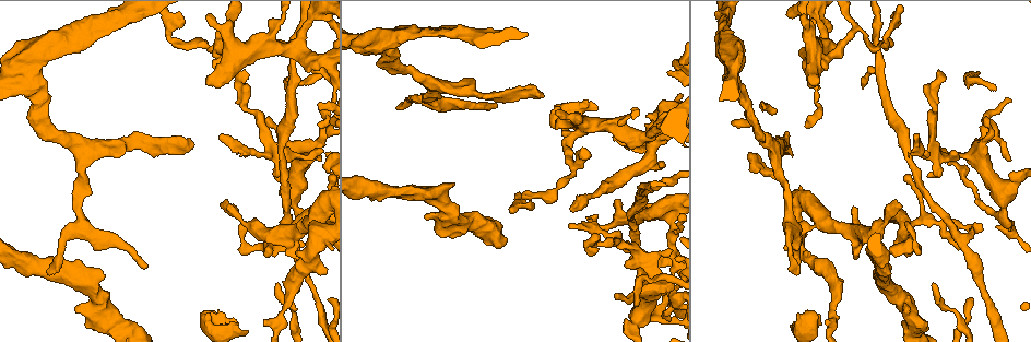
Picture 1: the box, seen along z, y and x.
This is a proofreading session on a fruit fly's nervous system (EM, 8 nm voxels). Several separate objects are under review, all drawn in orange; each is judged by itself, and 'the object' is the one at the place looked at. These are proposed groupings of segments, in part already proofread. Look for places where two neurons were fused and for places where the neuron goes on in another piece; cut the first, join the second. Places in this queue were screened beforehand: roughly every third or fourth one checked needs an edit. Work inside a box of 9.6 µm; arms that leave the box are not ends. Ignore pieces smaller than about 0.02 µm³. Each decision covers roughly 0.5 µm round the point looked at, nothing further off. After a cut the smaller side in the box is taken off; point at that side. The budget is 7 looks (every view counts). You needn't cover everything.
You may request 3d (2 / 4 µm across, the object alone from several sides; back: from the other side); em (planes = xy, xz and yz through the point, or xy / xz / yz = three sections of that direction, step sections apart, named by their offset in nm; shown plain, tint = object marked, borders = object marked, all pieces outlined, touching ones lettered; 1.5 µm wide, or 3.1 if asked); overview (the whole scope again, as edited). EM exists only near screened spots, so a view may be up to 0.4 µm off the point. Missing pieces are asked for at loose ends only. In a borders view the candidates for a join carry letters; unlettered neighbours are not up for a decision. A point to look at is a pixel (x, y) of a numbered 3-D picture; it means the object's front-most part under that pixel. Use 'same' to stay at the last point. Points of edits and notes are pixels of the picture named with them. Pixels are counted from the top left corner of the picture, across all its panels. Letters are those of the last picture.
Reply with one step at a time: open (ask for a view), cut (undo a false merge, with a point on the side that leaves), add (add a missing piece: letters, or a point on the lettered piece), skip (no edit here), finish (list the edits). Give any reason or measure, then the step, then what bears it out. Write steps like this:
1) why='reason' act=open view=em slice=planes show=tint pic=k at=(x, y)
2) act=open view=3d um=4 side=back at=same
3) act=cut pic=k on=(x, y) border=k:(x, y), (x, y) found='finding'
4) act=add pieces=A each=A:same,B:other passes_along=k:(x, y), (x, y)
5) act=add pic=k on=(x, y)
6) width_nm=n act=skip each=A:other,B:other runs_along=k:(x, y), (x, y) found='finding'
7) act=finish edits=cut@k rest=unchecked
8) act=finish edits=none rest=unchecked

why='arms part here' act=open view=3d um=4 pic=1 at=(641, 168)

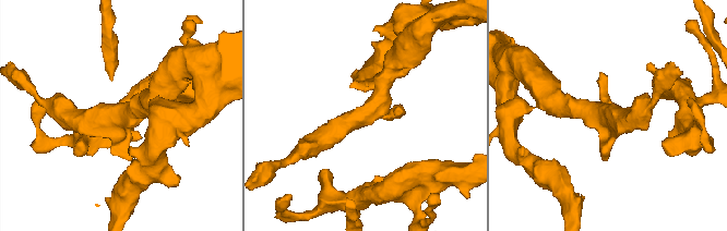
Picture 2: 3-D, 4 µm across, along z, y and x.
act=open view=em slice=planes show=borders pic=2 at=(367, 115)

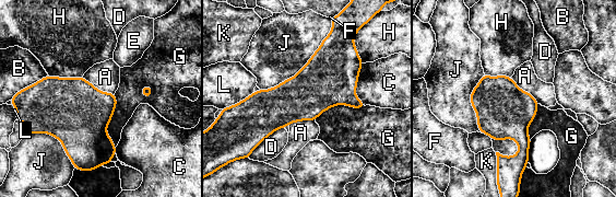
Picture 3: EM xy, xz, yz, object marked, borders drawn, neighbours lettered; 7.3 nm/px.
longest_contact=J:700nm act=skip each=A:other,B:other,C:other,D:other,E:other,F:other,G:other,H:other,J:other,K:other,L:other border=3:(114, 94), (106, 132), (115, 147) found='all the same neuron'

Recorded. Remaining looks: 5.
why='thick end' act=open view=3d um=2 pic=1 at=(102, 274)

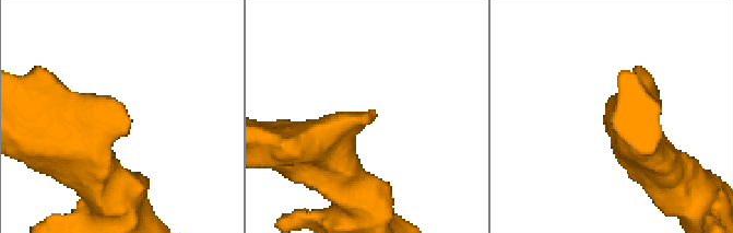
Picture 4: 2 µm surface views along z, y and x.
act=open view=em slice=planes show=tint pic=4 at=(128, 120)

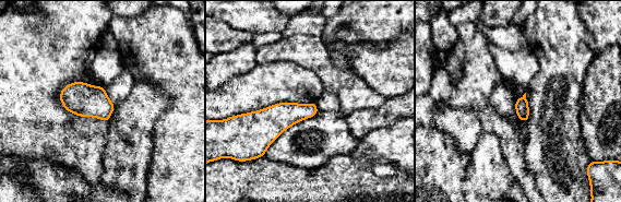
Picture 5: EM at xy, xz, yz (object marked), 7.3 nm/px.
why='see the neighbours' act=open view=em slice=planes show=borders at=same

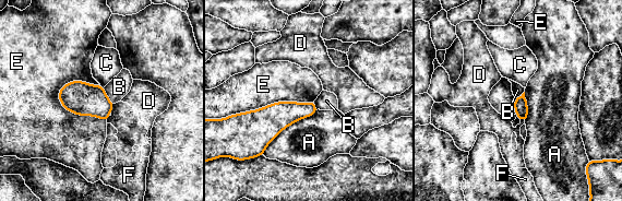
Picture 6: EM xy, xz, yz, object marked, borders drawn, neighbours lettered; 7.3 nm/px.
act=skip each=A:other,B:other,C:other,D:other,E:other,F:other border=6:(103, 87), (107, 97), (114, 103) found='none of them fits'

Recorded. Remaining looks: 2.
why='tapers out' act=open view=em slice=planes show=borders pic=1 at=(400, 105)

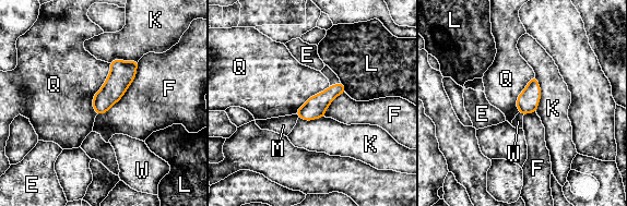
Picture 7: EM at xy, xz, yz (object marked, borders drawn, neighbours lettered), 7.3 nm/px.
longest_contact=F:500nm act=skip each=E:other,F:other,K:other,L:other,M:other,Q:other,W:other border=7:(110, 63), (93, 98), (96, 113) found='no lettered piece goes on from it'

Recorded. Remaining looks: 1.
act=finish edits=none rest=unchecked

